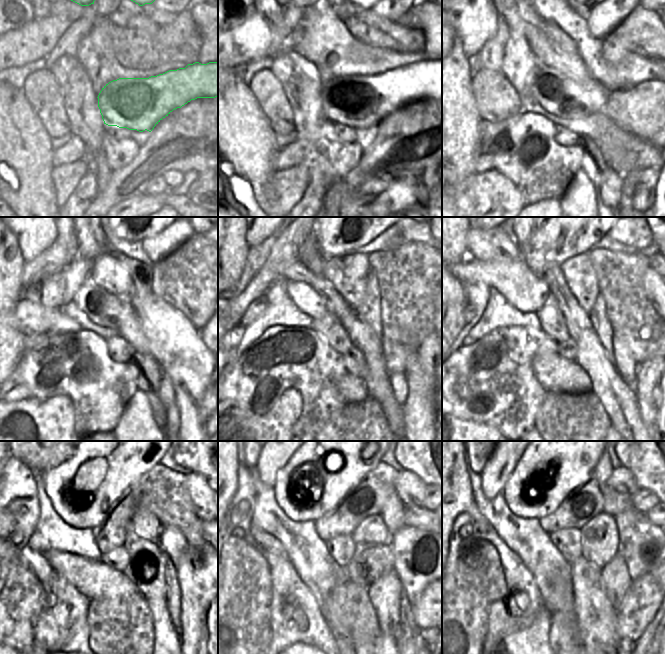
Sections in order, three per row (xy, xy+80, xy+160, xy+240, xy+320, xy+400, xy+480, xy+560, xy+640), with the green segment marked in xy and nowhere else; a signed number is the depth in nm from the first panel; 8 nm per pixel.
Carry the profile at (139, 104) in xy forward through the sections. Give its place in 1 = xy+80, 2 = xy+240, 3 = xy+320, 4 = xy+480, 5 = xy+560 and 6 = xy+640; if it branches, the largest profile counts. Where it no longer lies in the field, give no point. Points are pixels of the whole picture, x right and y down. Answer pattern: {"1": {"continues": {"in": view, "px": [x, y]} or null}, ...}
{"1": {"continues": {"in": "xy+80", "px": [357, 101]}}, "2": {"continues": {"in": "xy+240", "px": [103, 308]}}, "3": {"continues": {"in": "xy+320", "px": [312, 302]}}, "4": {"continues": {"in": "xy+480", "px": [127, 461]}}, "5": {"continues": {"in": "xy+560", "px": [357, 461]}}, "6": {"continues": {"in": "xy+640", "px": [576, 461]}}}

